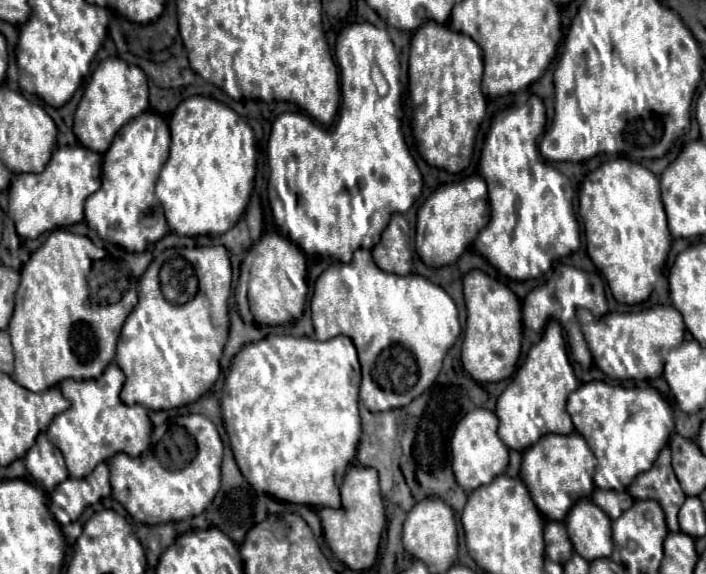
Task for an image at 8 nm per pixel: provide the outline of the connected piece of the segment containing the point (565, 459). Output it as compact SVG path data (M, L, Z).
M579 433L571 435L543 435L533 447L523 453L521 479L527 485L533 503L549 521L563 521L567 511L579 501L593 493L593 471L595 455L587 447Z

